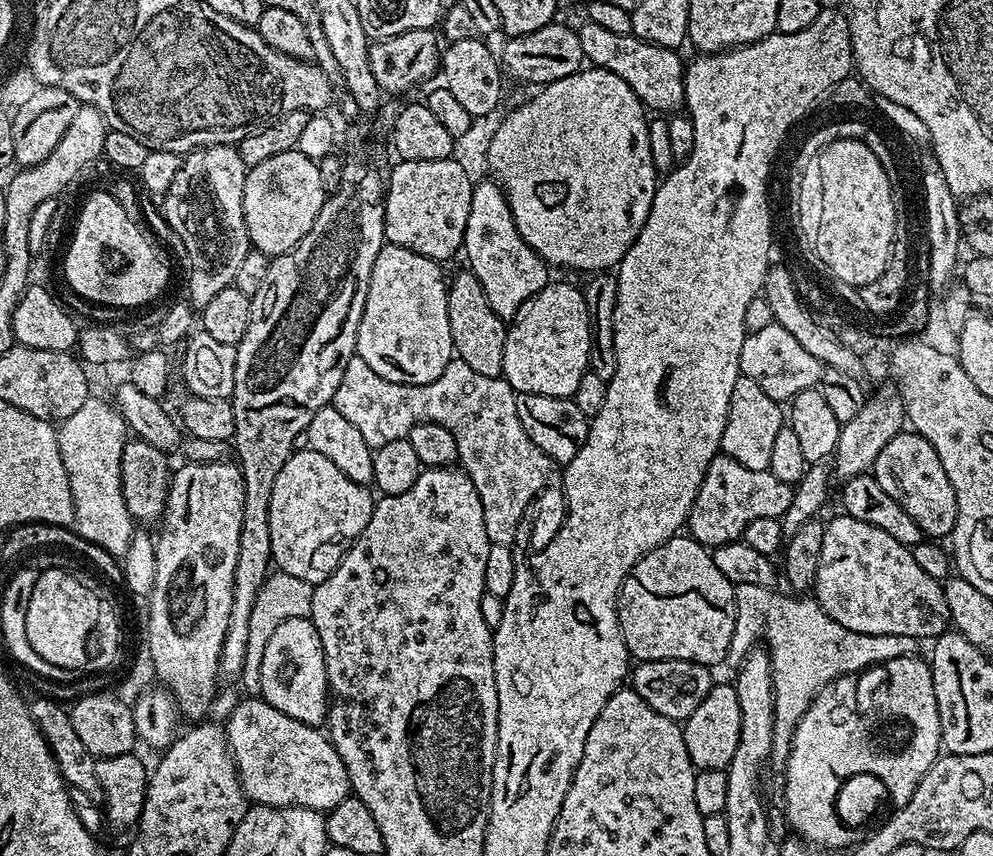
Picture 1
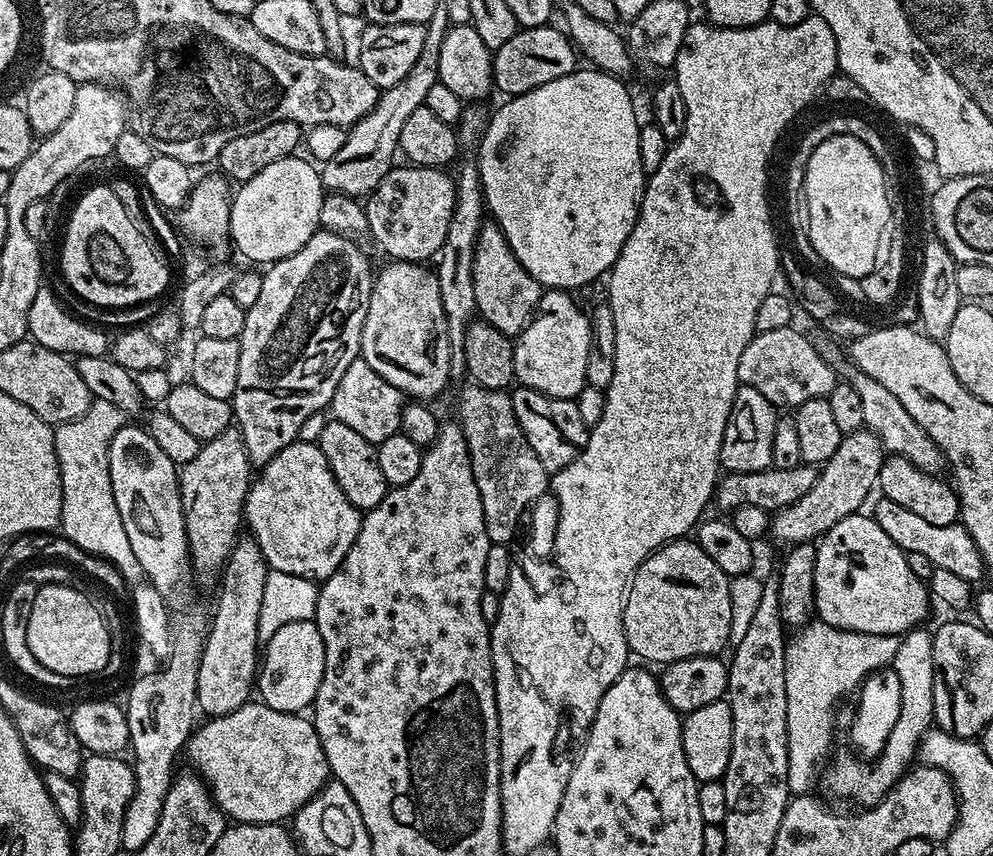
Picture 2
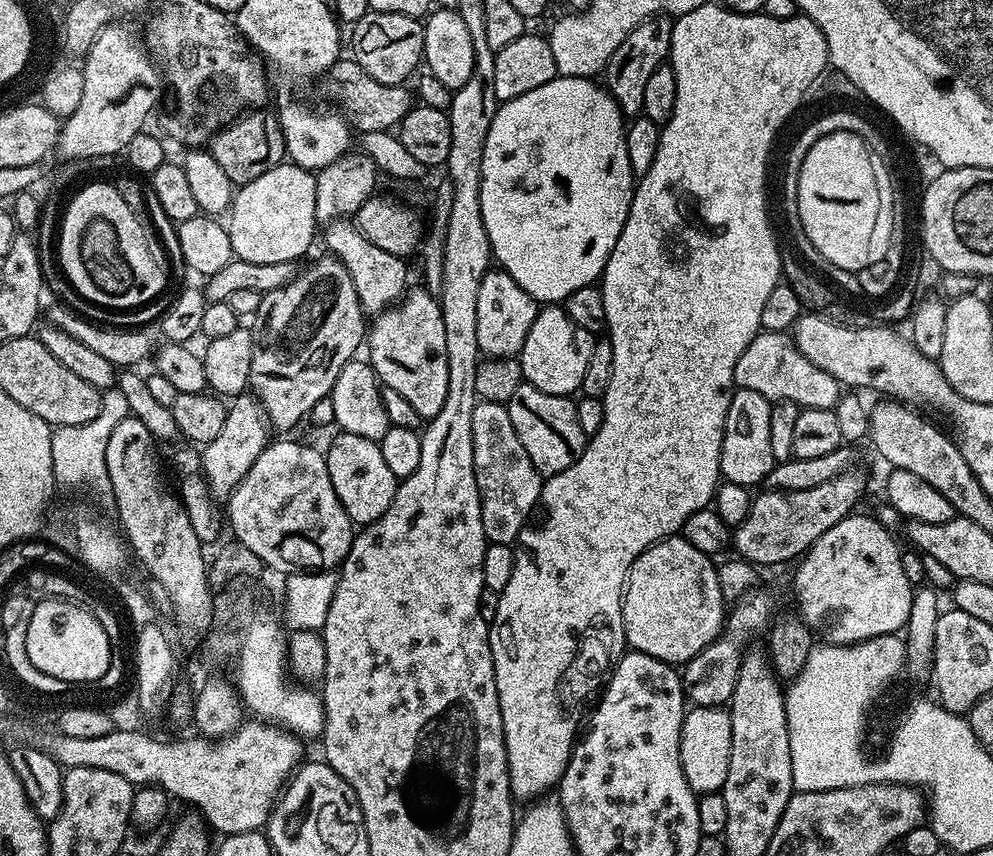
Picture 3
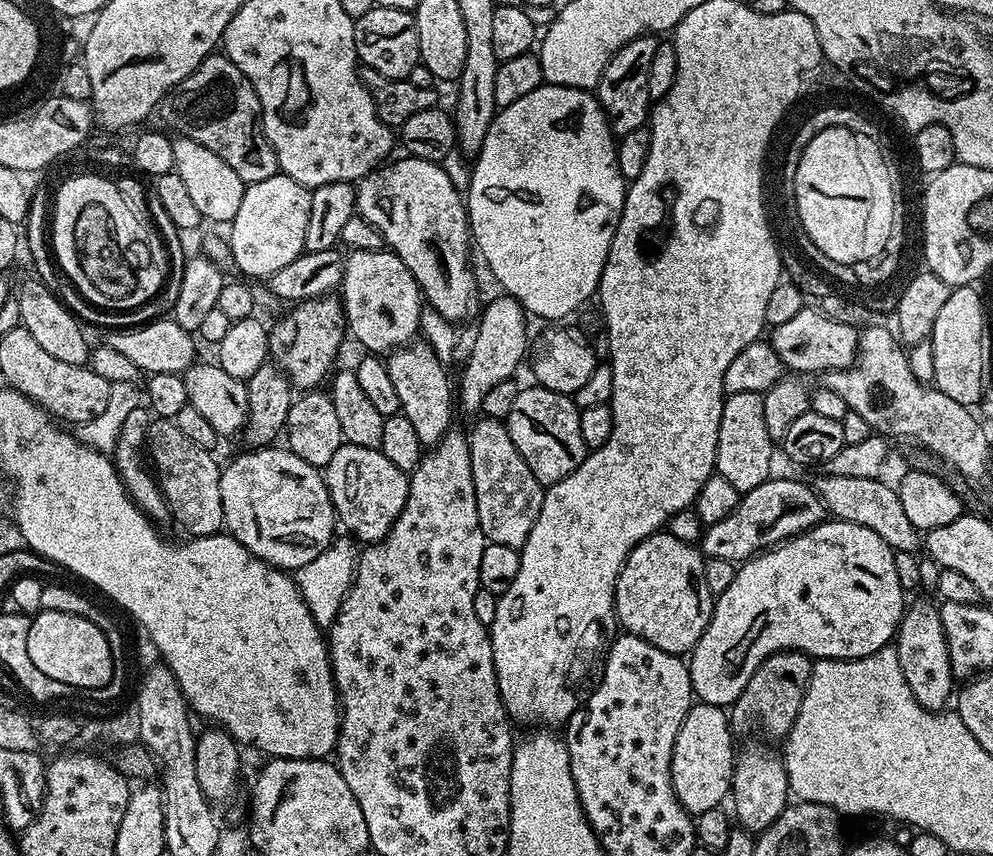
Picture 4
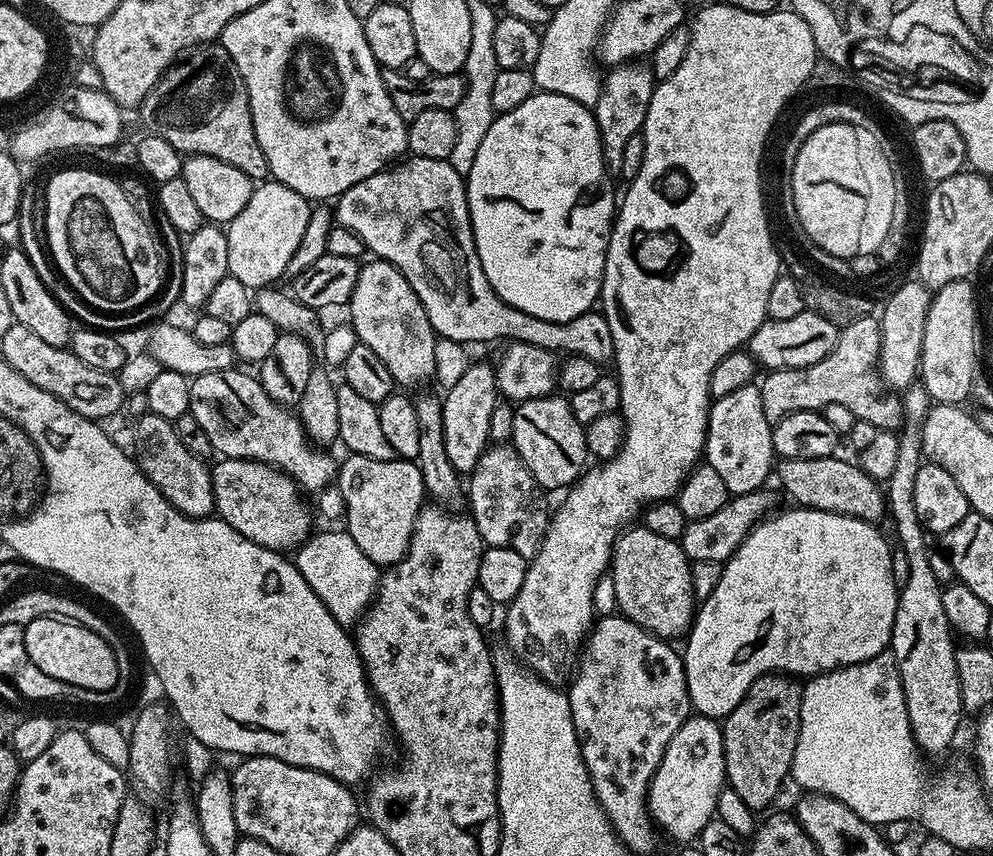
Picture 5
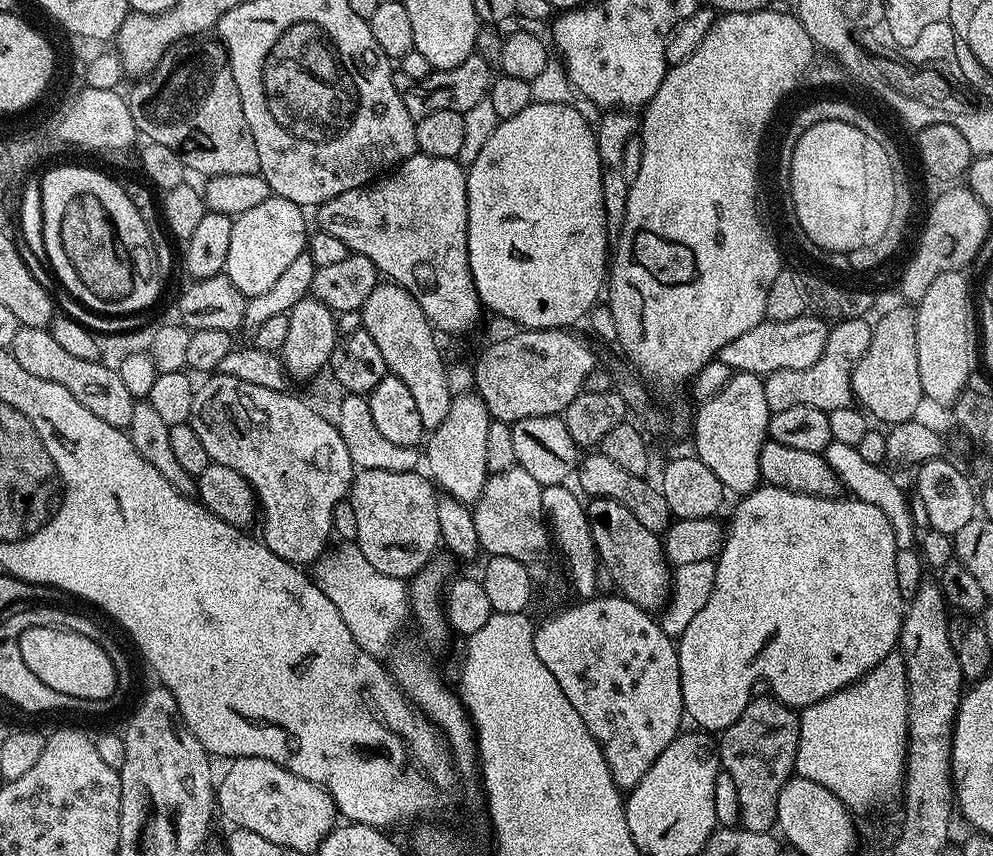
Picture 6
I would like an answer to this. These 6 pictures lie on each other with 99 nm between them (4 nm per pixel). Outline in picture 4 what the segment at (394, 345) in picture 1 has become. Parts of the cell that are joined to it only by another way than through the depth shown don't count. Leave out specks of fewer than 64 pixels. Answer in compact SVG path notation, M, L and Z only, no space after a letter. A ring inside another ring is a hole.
M413 342L395 349L386 363L390 382L394 382L394 391L398 394L400 412L410 418L414 431L418 433L418 442L422 446L437 444L454 424L454 384L448 381L449 369L427 342Z

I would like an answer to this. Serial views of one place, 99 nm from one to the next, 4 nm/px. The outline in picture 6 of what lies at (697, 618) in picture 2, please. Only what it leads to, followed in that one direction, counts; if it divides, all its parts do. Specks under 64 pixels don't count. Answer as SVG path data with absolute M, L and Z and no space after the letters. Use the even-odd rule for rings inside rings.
M592 498L587 501L586 509L589 530L602 561L603 571L608 571L609 578L616 583L615 591L639 608L663 609L672 590L673 569L664 554L661 537L646 530L646 526L641 526L638 518L626 510L626 506L613 500Z

